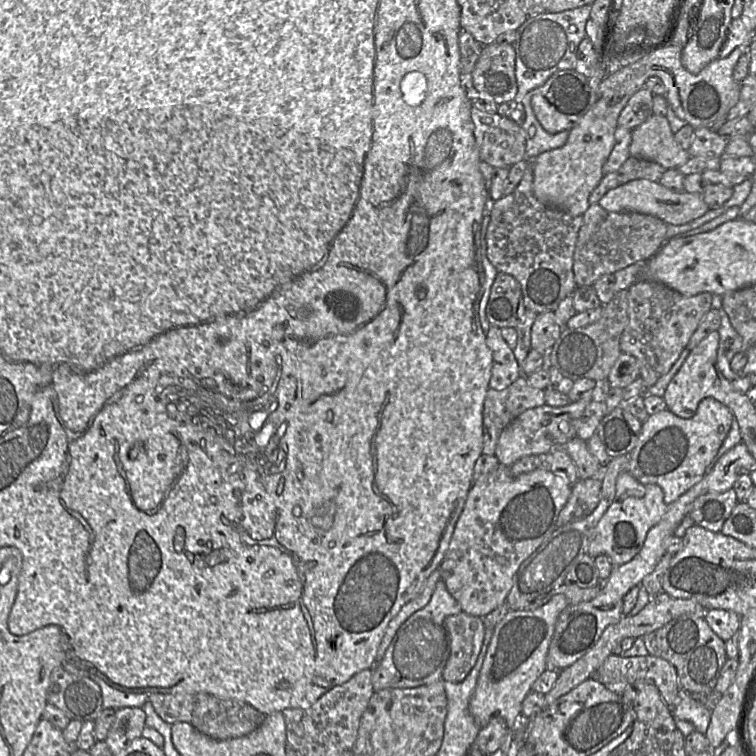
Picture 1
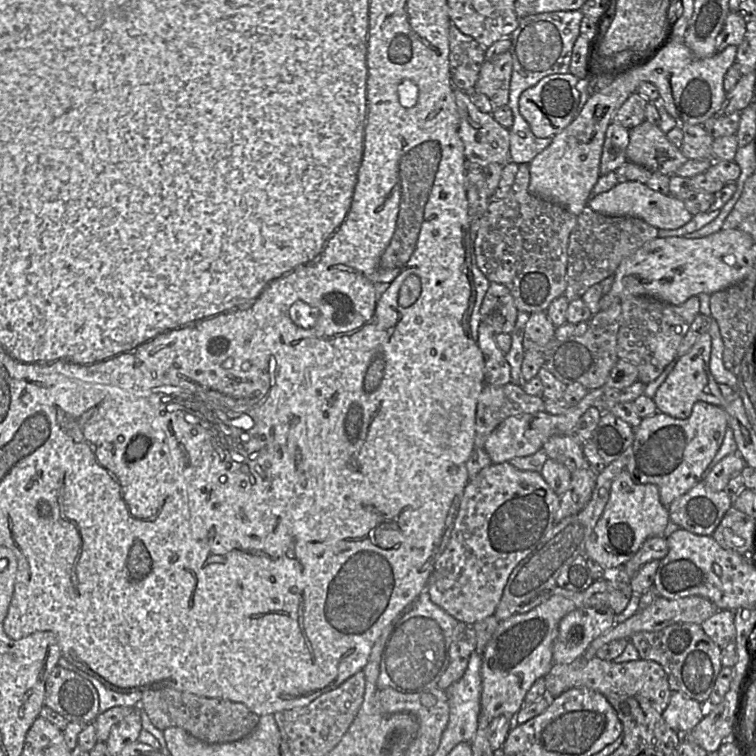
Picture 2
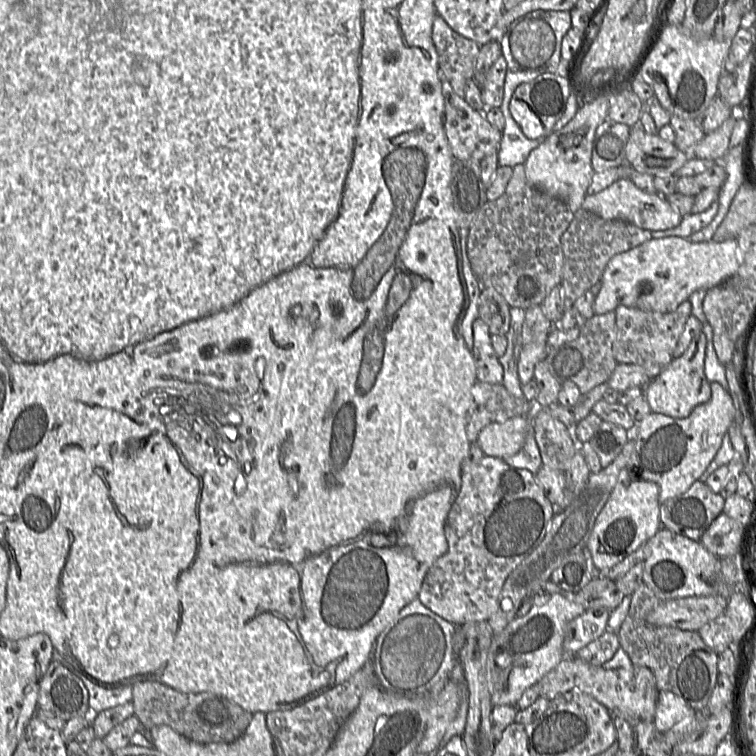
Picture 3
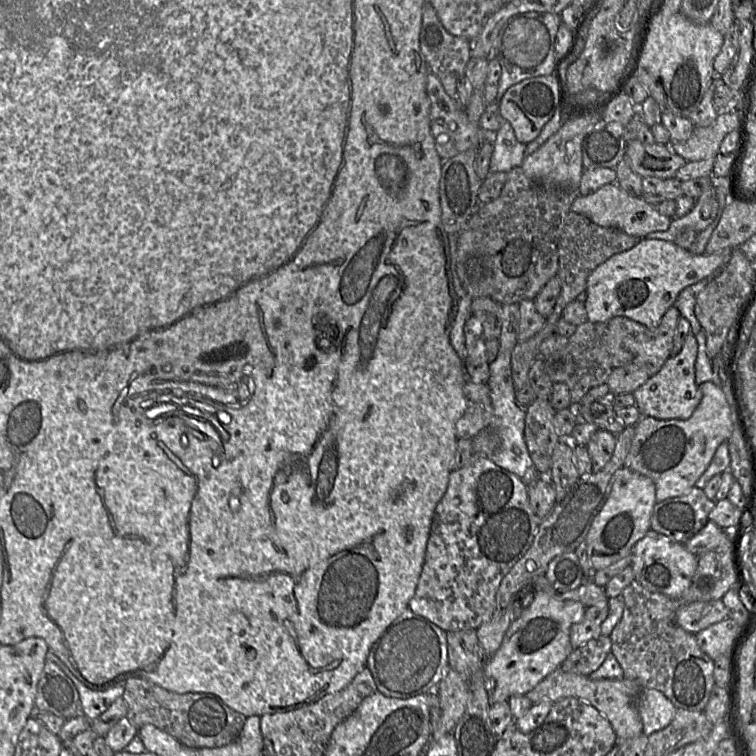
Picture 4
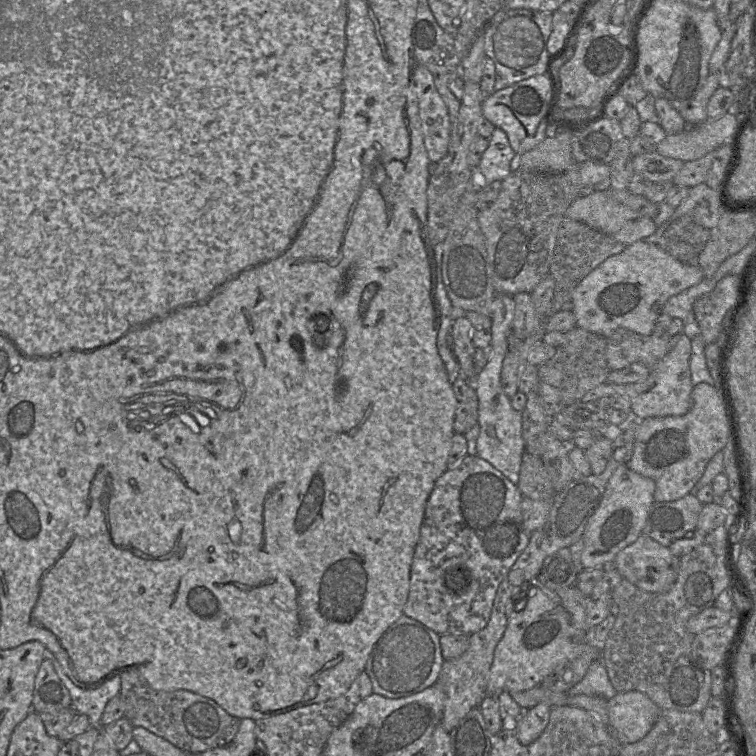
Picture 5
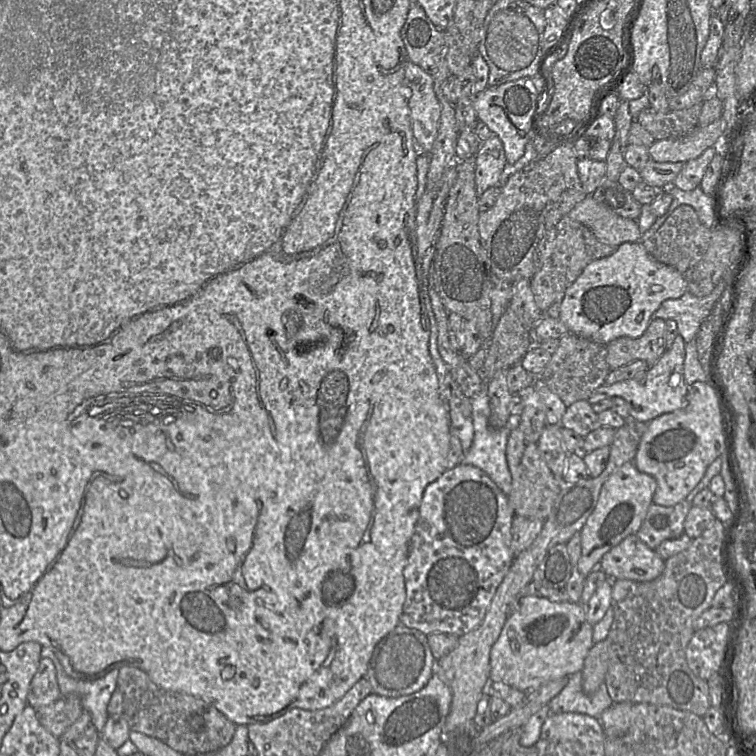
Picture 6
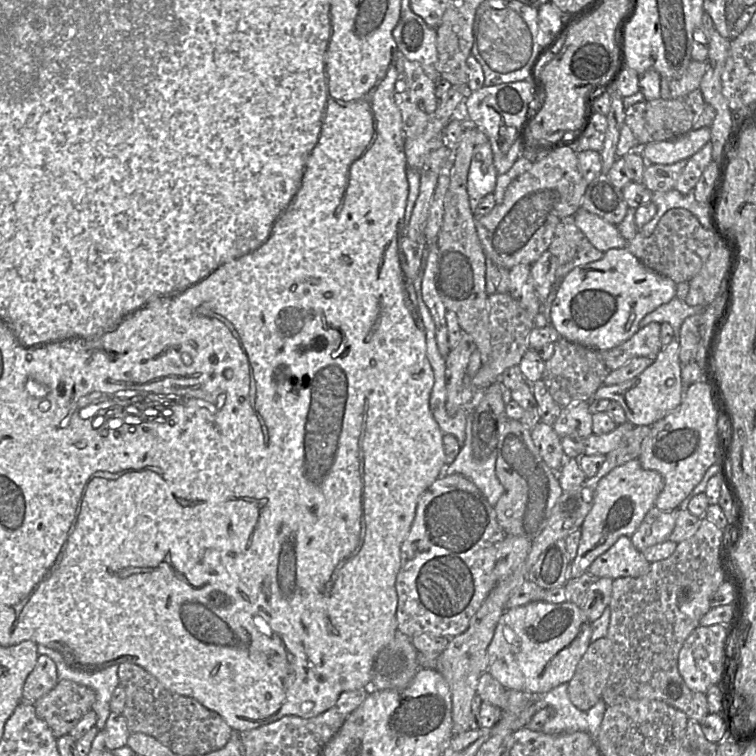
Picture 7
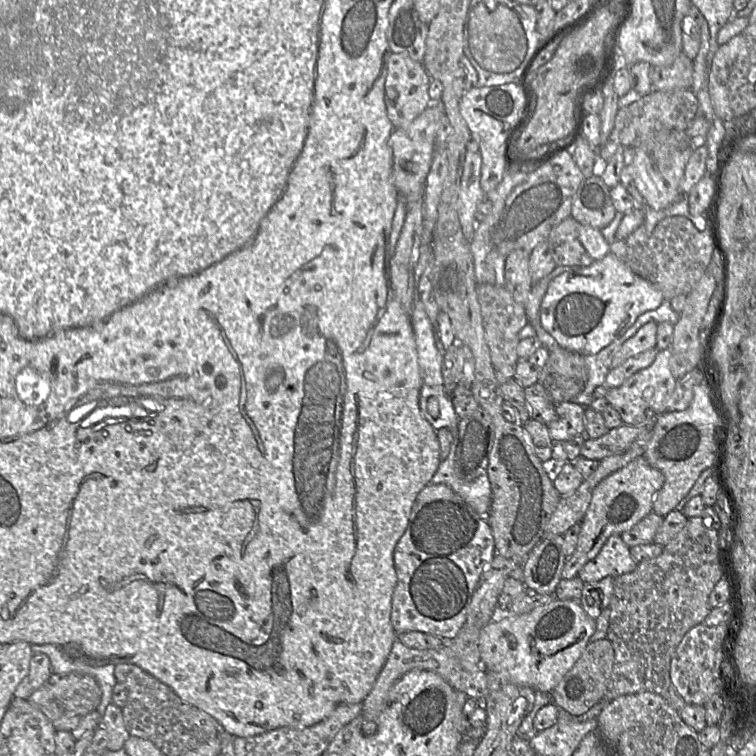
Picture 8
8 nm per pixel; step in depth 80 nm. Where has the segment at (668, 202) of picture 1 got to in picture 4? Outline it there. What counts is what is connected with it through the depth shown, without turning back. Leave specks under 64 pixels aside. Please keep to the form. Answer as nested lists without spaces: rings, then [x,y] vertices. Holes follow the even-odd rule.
[[[617,183],[604,185],[586,196],[577,196],[571,205],[571,212],[584,215],[601,227],[616,228],[628,235],[640,238],[645,238],[652,232],[666,231],[672,221],[671,217],[661,215],[642,197],[626,192]]]

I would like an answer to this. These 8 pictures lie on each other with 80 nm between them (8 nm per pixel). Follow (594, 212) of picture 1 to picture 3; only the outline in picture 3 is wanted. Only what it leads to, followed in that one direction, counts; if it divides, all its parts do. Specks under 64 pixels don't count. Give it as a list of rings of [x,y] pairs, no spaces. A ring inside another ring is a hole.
[[[581,208],[576,211],[569,227],[561,237],[563,269],[560,284],[563,289],[564,312],[573,307],[579,297],[600,281],[606,265],[614,256],[651,239],[653,239],[651,231],[623,220],[606,220]]]

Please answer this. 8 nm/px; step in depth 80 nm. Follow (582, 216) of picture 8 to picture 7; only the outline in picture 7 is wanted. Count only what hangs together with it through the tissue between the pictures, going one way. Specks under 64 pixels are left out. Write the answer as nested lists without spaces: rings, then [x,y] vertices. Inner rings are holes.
[[[600,174],[587,184],[580,208],[618,225],[626,216],[629,206],[622,189],[614,186],[606,174]]]

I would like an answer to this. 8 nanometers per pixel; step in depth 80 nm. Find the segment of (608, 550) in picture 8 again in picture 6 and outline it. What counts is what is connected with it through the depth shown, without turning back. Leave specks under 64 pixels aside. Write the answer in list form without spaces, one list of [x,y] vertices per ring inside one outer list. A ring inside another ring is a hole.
[[[629,535],[603,555],[598,568],[611,580],[647,582],[662,574],[665,560],[636,535]]]

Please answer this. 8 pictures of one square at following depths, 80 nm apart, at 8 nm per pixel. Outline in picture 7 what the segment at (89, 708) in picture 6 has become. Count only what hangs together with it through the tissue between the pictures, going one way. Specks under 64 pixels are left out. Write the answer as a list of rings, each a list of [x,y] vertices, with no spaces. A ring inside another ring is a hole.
[[[37,645],[38,655],[48,656],[56,665],[58,680],[70,680],[93,689],[96,693],[96,701],[92,710],[97,715],[96,728],[103,730],[107,718],[111,713],[110,701],[113,691],[119,685],[118,665],[106,669],[90,672],[70,666],[59,652]]]

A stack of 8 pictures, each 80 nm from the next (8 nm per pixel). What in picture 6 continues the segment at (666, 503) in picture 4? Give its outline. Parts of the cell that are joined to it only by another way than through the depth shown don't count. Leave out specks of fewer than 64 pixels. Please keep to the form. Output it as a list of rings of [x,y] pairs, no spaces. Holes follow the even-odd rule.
[[[686,500],[673,506],[652,503],[636,536],[654,550],[665,540],[679,538],[684,534],[684,522],[692,506]]]

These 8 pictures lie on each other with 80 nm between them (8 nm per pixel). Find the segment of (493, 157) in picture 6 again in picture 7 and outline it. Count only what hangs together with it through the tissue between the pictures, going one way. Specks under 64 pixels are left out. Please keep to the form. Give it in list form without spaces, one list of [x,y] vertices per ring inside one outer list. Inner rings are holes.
[[[490,143],[475,146],[467,178],[467,192],[473,211],[484,196],[493,193],[497,177]]]

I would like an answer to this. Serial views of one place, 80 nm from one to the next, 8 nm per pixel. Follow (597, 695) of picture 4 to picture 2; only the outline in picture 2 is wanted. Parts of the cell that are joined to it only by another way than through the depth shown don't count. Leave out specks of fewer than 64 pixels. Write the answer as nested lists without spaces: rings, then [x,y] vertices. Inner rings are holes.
[[[581,656],[570,663],[553,664],[550,671],[544,676],[544,680],[546,694],[552,699],[569,689],[586,687],[604,696],[611,693],[643,696],[649,699],[654,708],[660,713],[666,709],[672,694],[667,675],[662,666],[657,662],[643,659],[616,663],[612,660],[601,660],[597,657],[588,659]]]

